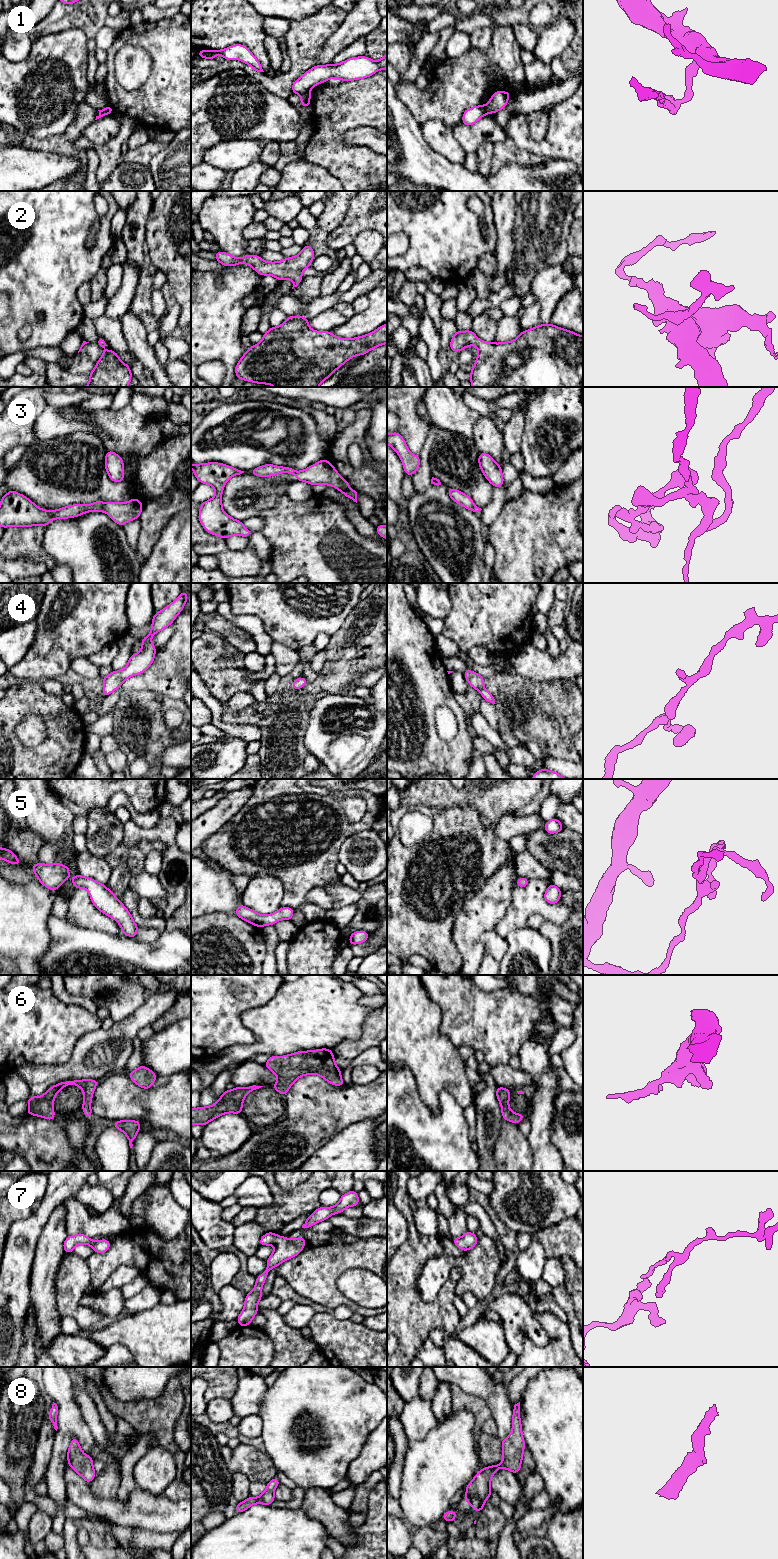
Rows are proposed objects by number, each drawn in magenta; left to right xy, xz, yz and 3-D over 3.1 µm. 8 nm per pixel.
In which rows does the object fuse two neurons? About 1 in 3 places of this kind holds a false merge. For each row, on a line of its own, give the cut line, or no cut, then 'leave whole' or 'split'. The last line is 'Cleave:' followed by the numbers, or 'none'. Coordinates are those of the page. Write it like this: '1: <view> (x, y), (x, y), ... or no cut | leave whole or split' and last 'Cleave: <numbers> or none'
1: xz (309, 92), (300, 94) | split
2: no cut | leave whole
3: xy (105, 503), (99, 510) | split
4: no cut | leave whole
5: no cut | leave whole
6: no cut | leave whole
7: no cut | leave whole
8: no cut | leave whole
Cleave: 1, 3

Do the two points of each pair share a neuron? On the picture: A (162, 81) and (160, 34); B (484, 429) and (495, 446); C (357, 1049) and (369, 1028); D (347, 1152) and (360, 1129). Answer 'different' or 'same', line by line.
A: same
B: same
C: same
D: same

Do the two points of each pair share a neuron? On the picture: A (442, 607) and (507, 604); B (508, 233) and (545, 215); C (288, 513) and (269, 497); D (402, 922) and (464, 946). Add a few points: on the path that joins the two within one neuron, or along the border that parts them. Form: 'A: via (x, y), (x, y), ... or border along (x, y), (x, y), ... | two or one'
A: border along (448, 593), (451, 599), (451, 609), (443, 619) | two
B: border along (516, 208), (513, 255) | two
C: border along (285, 494), (273, 506), (263, 510), (258, 515) | two
D: border along (454, 919), (452, 940), (462, 964) | two

